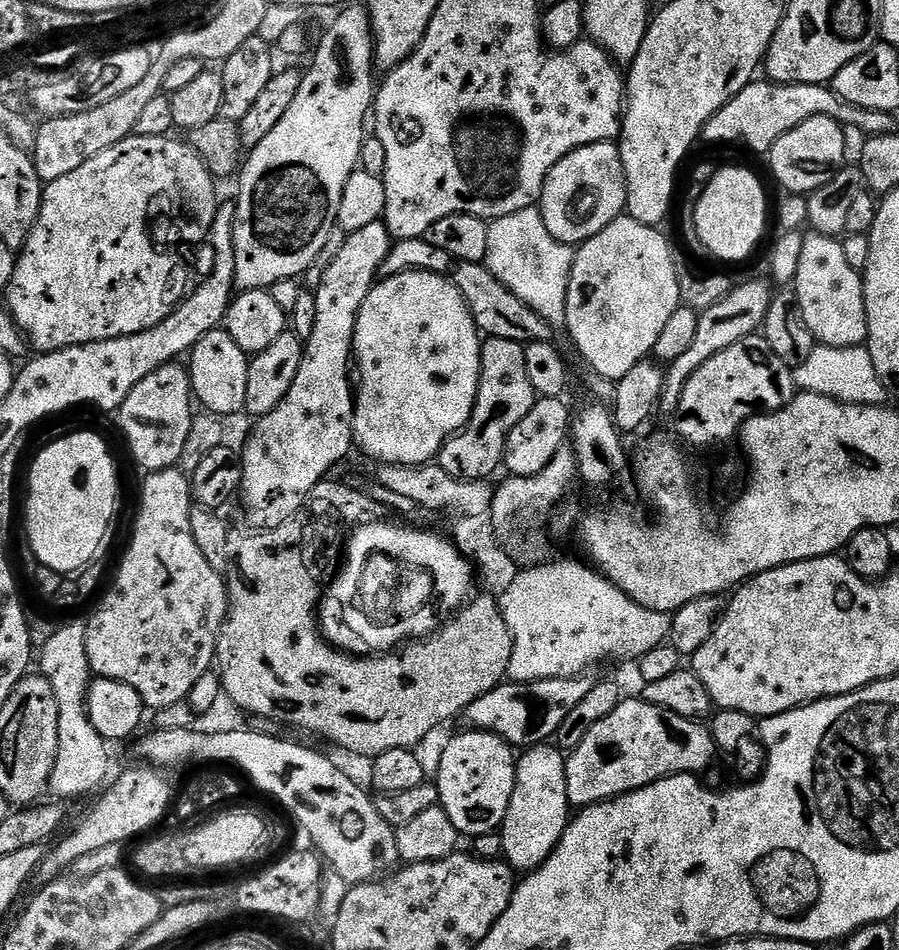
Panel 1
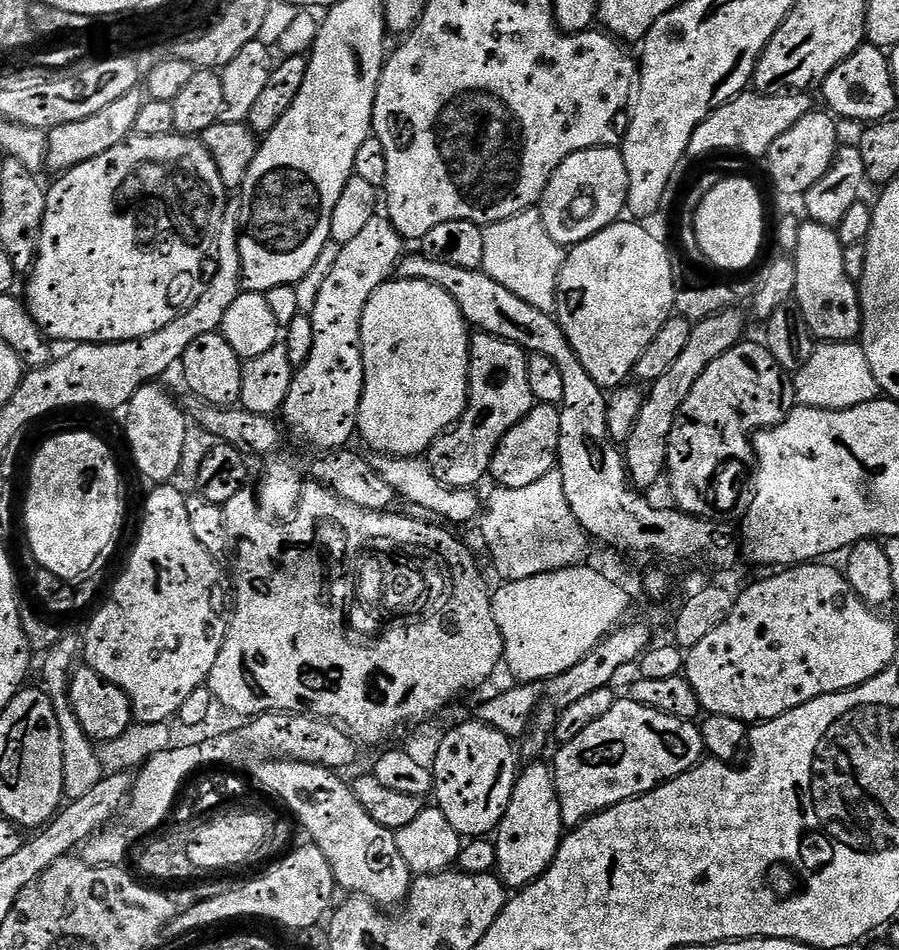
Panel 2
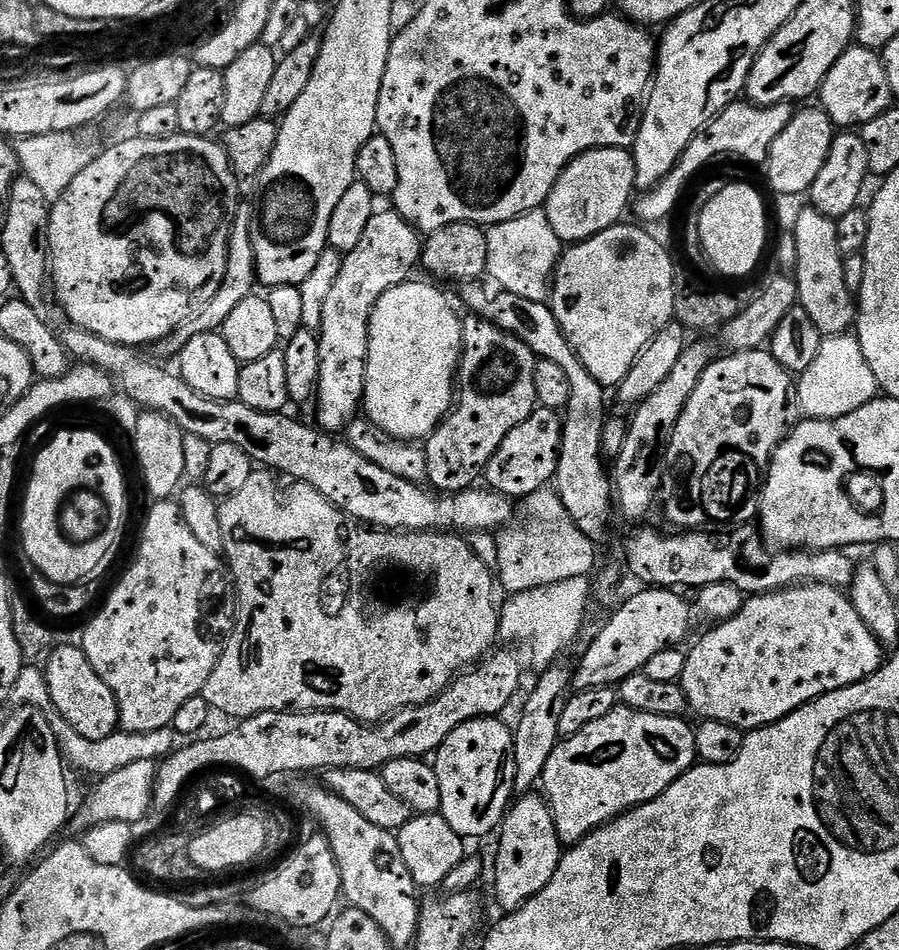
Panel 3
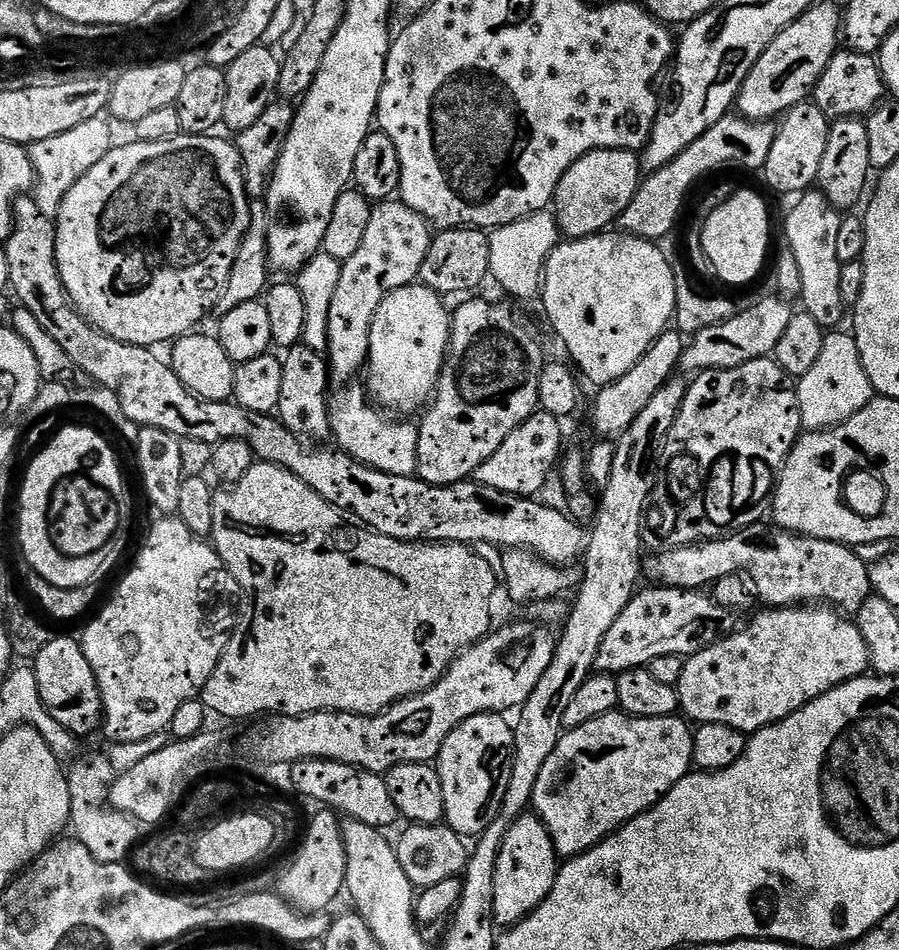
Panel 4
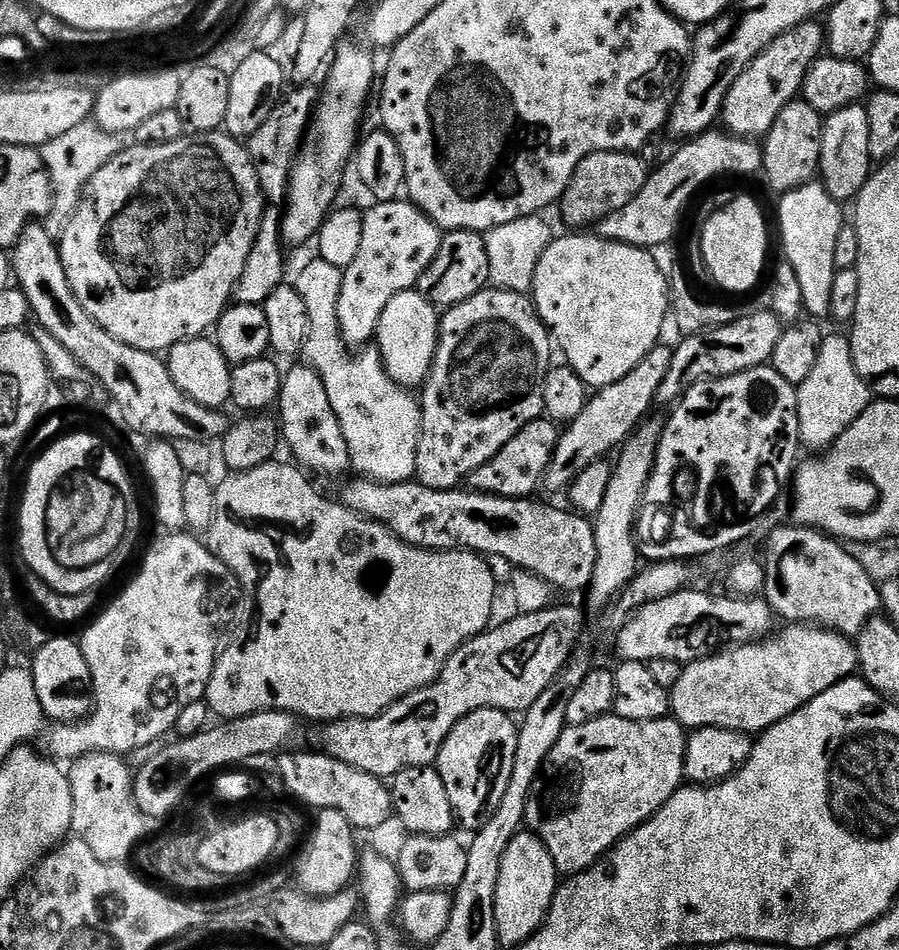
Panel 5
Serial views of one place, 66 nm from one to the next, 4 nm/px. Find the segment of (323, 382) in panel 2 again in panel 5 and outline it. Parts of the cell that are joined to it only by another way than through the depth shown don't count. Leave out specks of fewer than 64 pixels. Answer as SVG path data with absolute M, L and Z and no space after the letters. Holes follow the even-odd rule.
M404 198L381 200L364 212L362 243L354 262L344 269L342 290L336 299L340 336L349 349L359 350L373 343L386 302L419 285L420 275L438 254L441 229L427 214Z

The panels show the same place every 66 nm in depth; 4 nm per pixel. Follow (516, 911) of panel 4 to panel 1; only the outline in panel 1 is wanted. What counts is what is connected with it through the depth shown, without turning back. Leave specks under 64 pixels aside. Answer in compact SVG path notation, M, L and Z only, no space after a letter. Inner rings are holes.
M548 742L527 749L517 759L514 794L506 810L506 818L498 829L502 838L503 859L517 873L527 874L540 868L568 828L570 805L566 794L565 759L565 753Z

